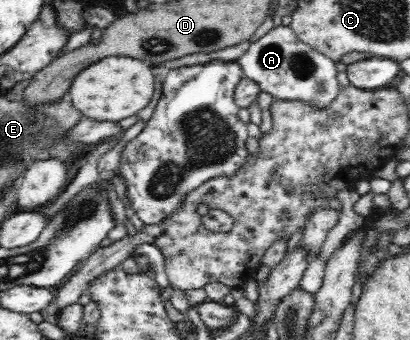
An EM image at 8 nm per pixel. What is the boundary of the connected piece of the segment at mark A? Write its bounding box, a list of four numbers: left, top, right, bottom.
[237,25,339,108]

